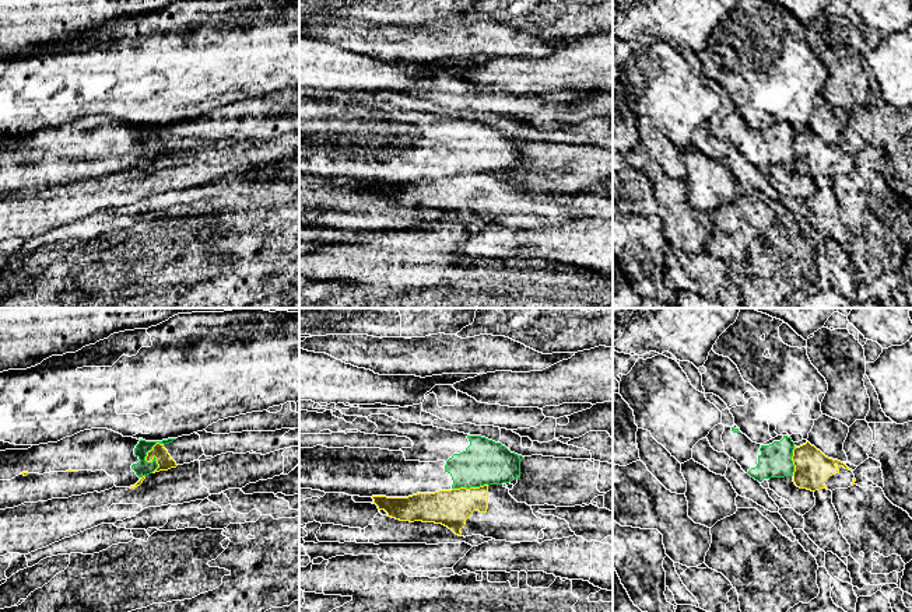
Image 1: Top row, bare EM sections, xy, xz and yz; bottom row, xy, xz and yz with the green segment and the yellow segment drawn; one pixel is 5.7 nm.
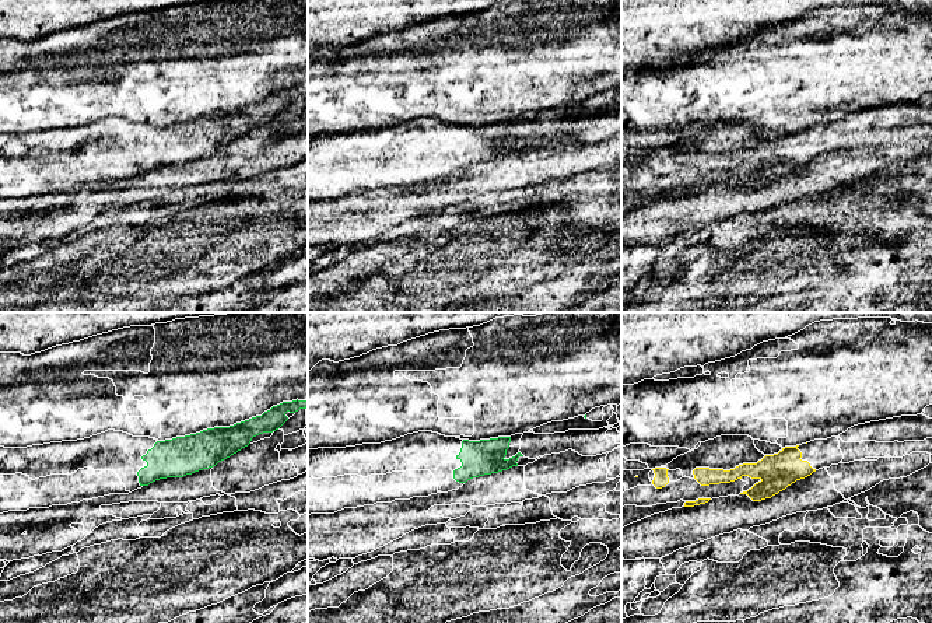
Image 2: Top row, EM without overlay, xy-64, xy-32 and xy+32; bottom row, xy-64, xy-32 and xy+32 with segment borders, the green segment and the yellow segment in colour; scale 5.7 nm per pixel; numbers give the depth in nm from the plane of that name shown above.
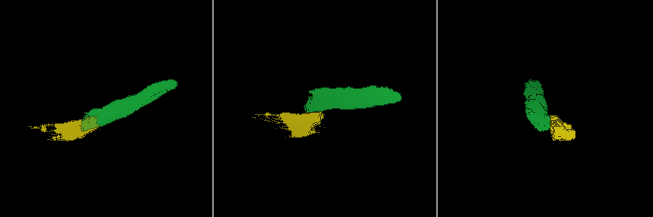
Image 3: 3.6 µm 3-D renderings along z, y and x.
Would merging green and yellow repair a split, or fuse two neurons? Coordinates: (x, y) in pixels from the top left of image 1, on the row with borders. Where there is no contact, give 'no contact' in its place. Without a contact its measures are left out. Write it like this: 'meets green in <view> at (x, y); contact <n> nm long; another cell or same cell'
meets green in xy at (144, 460); contact 190 nm long; another cell

